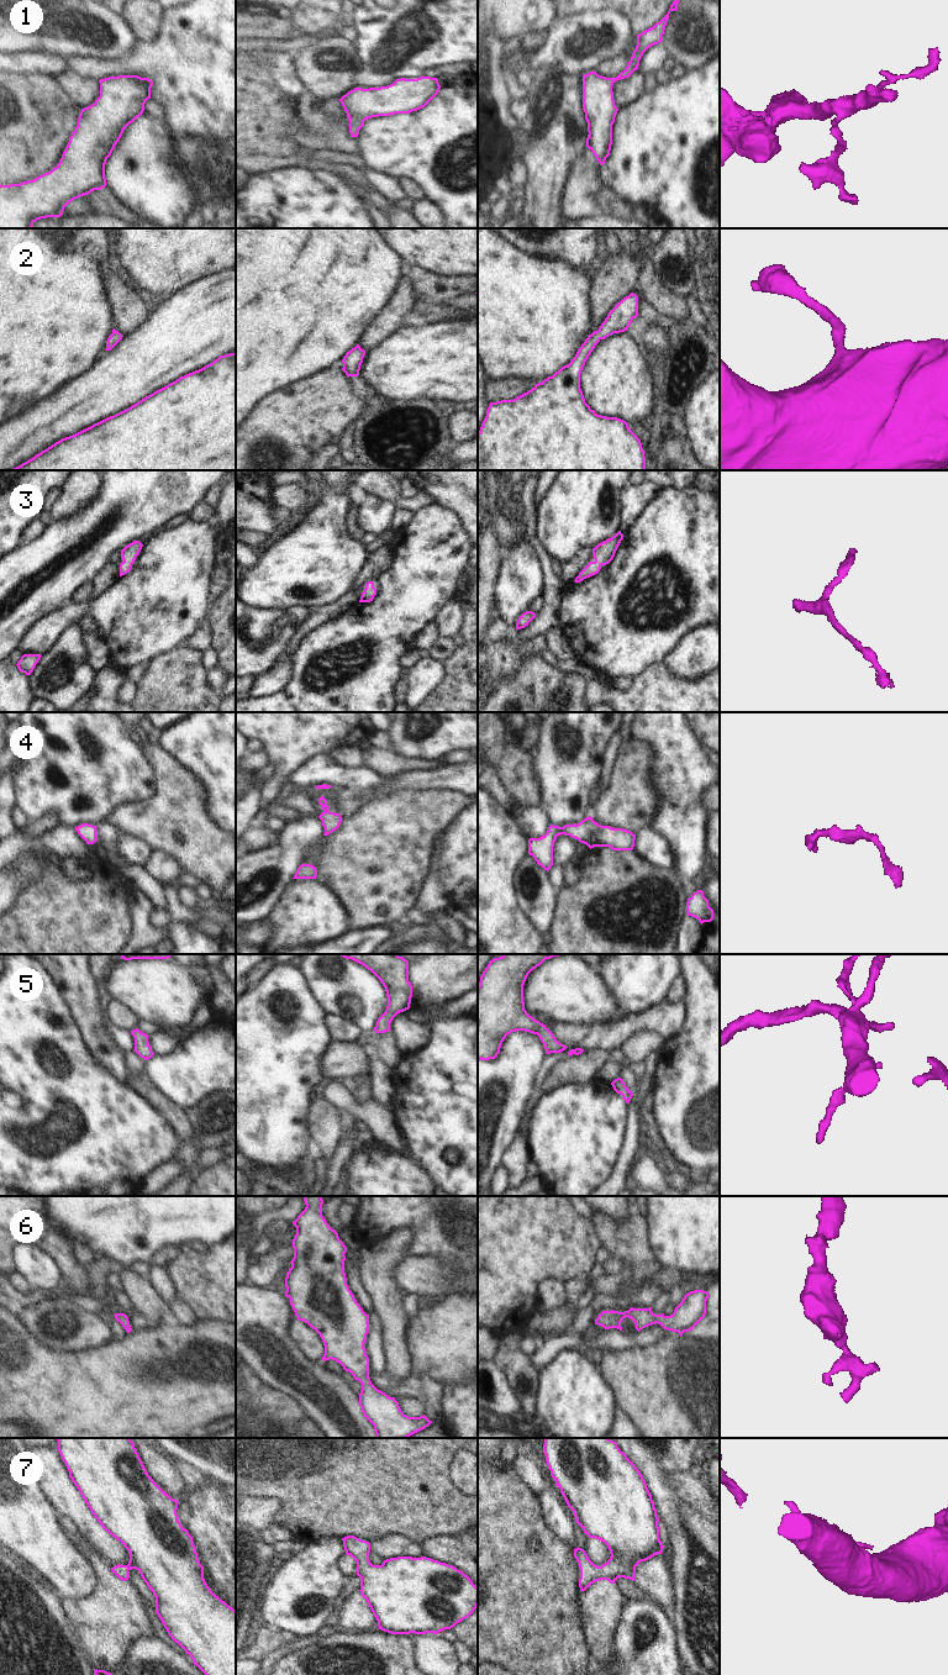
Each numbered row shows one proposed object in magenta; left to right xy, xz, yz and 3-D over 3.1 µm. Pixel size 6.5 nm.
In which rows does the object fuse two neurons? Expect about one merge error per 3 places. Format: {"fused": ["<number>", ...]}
{"fused": []}

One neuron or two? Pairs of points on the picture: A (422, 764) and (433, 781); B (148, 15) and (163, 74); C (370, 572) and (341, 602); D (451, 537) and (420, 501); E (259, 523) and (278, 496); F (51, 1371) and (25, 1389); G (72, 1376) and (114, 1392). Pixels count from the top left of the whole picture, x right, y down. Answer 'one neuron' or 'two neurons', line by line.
A: two neurons
B: two neurons
C: one neuron
D: two neurons
E: two neurons
F: two neurons
G: one neuron

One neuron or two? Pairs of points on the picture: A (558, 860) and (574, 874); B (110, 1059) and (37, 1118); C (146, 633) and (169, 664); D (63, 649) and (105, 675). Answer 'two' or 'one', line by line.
A: two
B: two
C: two
D: two

